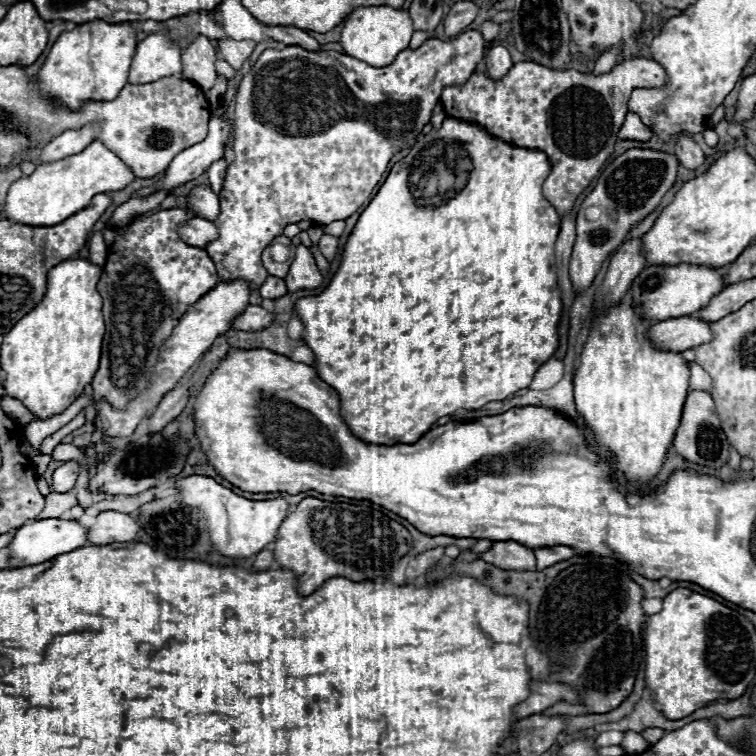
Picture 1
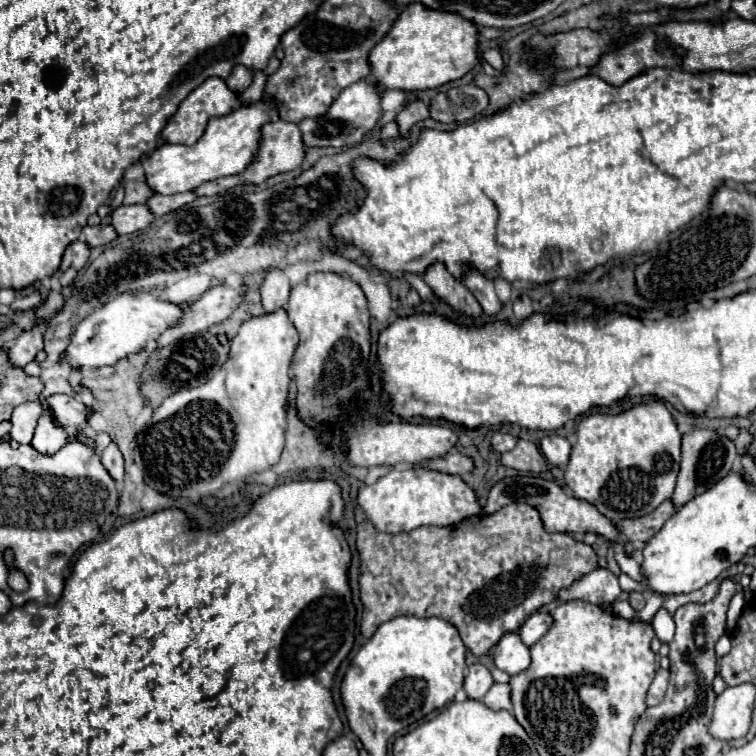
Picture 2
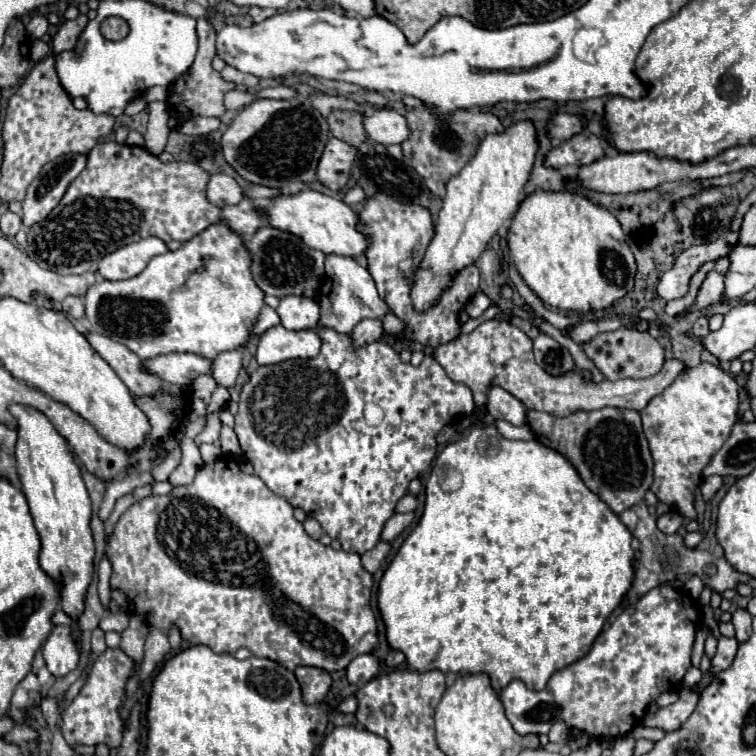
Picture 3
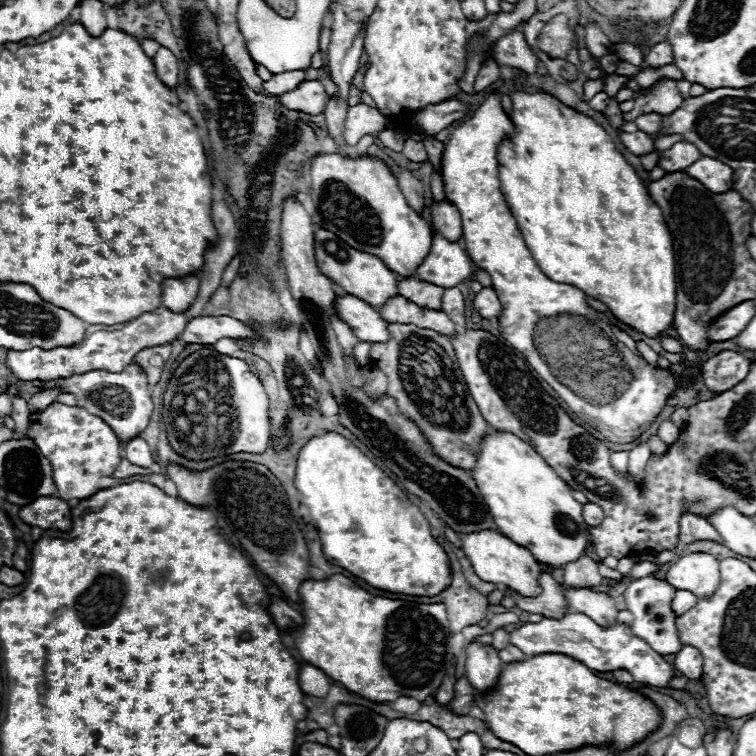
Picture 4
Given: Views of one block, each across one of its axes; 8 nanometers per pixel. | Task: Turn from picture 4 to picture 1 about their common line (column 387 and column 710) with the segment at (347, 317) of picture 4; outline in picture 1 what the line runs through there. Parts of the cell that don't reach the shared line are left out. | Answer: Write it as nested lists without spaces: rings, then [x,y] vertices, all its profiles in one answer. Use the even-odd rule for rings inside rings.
[[[680,316],[652,324],[650,340],[658,348],[684,352],[688,348],[714,340],[714,332],[710,330],[710,322],[706,320],[700,320],[696,316]]]

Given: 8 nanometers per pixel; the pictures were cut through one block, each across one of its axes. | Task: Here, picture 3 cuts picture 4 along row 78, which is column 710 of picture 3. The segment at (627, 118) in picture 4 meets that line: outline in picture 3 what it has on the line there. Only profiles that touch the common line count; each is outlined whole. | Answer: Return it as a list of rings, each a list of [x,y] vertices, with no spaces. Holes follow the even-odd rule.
[[[720,636],[720,640],[718,640],[718,650],[716,650],[714,658],[712,658],[710,670],[712,670],[714,674],[726,670],[726,668],[732,664],[732,660],[734,660],[736,650],[738,650],[736,638],[724,638],[724,636]]]

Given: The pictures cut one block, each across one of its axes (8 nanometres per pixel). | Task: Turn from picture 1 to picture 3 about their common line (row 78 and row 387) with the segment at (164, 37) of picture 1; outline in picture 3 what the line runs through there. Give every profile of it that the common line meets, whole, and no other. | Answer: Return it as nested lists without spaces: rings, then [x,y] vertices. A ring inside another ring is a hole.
[[[88,332],[84,334],[90,346],[110,364],[110,368],[120,376],[120,380],[130,388],[132,394],[152,394],[160,388],[162,380],[154,374],[142,370],[142,360],[128,350],[124,344],[114,342],[108,336]]]

